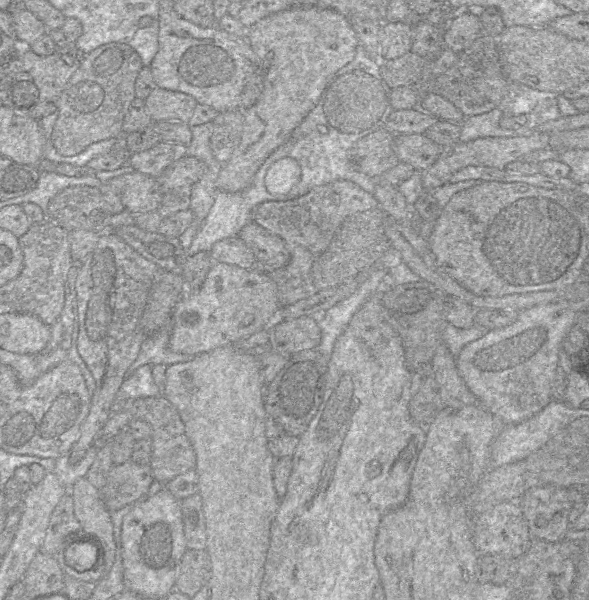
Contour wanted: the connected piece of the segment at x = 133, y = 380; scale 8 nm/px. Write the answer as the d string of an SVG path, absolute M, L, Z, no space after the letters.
M142 365L130 377L124 379L115 399L119 401L137 400L157 396L162 396L162 394L153 379L152 366Z

